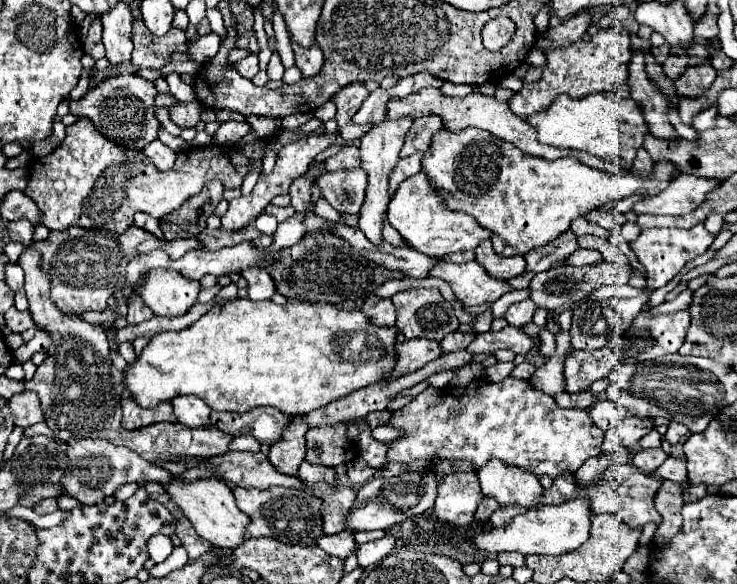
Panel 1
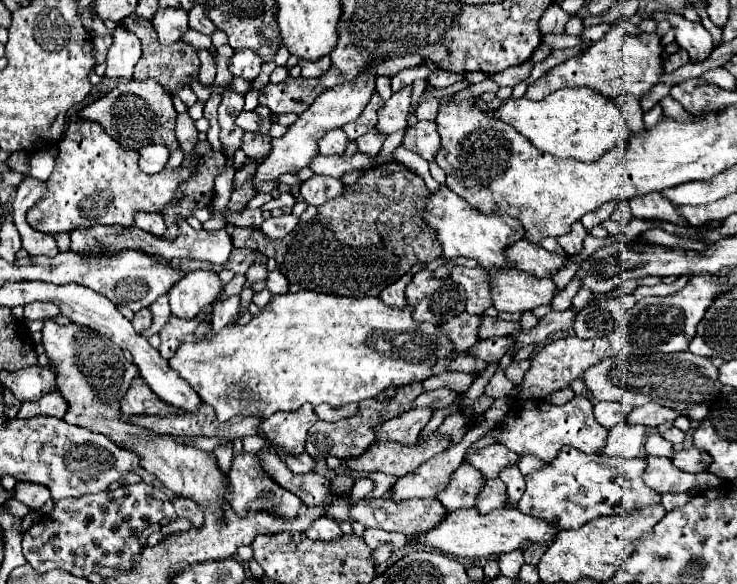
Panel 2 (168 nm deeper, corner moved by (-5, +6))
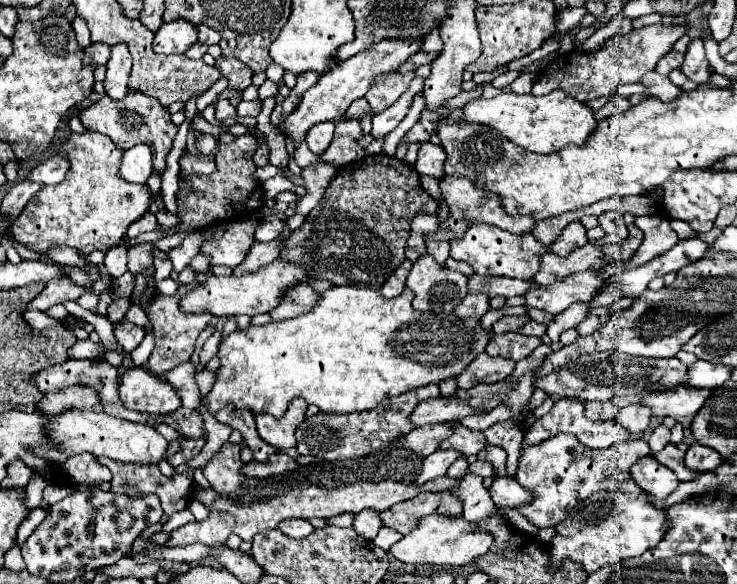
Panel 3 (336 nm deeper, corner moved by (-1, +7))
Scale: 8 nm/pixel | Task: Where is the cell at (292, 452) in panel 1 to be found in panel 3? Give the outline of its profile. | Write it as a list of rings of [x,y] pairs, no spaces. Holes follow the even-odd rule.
[[[295,399],[291,401],[287,415],[283,415],[281,419],[271,417],[267,413],[255,417],[261,439],[277,449],[295,447],[295,429],[305,421],[305,411],[307,411],[307,403],[303,399]]]

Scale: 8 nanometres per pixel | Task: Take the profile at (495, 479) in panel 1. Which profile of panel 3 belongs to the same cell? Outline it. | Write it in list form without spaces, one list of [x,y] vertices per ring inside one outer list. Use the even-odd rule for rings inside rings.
[[[459,425],[459,429],[455,429],[455,433],[447,441],[443,441],[443,445],[441,445],[441,449],[461,451],[463,457],[477,455],[483,447],[487,447],[487,439],[483,437],[483,433],[465,429],[463,425]]]

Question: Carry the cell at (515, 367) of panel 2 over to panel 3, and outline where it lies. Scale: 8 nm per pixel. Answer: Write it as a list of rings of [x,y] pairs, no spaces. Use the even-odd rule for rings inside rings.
[[[481,353],[457,377],[457,385],[463,389],[471,389],[479,383],[497,383],[509,377],[513,369],[515,369],[515,361],[503,357],[489,357],[487,353]]]

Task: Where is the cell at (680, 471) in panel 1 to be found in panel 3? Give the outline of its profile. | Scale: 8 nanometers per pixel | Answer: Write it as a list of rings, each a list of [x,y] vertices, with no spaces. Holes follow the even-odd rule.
[[[693,443],[685,453],[685,465],[695,473],[705,473],[705,471],[717,469],[721,465],[721,457],[719,453],[715,453],[715,449]]]

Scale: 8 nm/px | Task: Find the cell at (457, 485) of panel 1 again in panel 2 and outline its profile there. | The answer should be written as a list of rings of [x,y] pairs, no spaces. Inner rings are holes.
[[[499,478],[487,480],[483,492],[477,498],[477,508],[481,514],[487,514],[495,508],[503,508],[507,504],[507,488]]]

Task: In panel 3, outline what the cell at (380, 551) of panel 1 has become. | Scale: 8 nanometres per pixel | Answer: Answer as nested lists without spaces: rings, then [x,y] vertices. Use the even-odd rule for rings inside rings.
[[[365,509],[365,511],[361,511],[361,513],[355,515],[353,529],[355,529],[361,537],[365,537],[367,541],[373,541],[375,535],[379,533],[379,529],[381,529],[381,519],[379,519],[379,515],[377,515],[375,511]]]

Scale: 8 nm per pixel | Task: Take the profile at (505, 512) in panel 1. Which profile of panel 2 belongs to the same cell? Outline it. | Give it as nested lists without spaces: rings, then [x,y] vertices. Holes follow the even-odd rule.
[[[507,466],[507,470],[503,470],[503,474],[499,474],[499,478],[507,484],[509,504],[517,504],[519,498],[523,496],[523,490],[525,490],[525,480],[523,480],[523,474],[519,472],[519,468]]]

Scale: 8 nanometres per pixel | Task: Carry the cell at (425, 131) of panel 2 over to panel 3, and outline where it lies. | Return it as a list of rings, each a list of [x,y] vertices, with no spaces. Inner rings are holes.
[[[431,141],[419,143],[419,157],[415,163],[415,169],[421,175],[431,175],[435,179],[441,179],[443,173],[443,161],[445,161],[445,151],[441,145],[435,145]]]

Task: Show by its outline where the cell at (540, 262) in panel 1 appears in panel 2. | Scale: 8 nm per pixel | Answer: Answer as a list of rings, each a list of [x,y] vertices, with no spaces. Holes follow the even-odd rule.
[[[575,222],[575,224],[571,226],[571,232],[569,232],[569,234],[559,236],[559,238],[557,238],[557,242],[561,244],[561,248],[563,248],[567,254],[571,254],[571,256],[573,256],[573,254],[579,254],[579,252],[581,252],[585,236],[587,236],[585,226],[583,226],[581,222]]]

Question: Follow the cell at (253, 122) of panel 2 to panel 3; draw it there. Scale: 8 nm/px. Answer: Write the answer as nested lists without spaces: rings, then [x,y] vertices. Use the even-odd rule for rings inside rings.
[[[241,101],[237,105],[239,117],[257,117],[261,111],[261,101]]]

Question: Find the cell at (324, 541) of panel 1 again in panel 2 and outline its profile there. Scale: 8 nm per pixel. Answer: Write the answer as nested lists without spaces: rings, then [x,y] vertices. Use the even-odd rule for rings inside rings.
[[[319,518],[315,520],[307,530],[305,530],[305,536],[311,538],[311,540],[333,540],[333,538],[339,538],[343,536],[343,532],[339,530],[337,522],[331,522],[329,518]]]

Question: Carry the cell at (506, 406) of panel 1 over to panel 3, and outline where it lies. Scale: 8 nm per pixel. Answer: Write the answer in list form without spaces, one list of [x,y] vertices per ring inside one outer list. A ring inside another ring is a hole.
[[[567,397],[559,399],[547,415],[539,417],[529,429],[523,431],[523,445],[529,445],[529,447],[539,445],[539,443],[547,441],[549,437],[555,437],[557,433],[573,433],[577,437],[577,441],[581,445],[585,445],[587,449],[603,449],[603,447],[609,447],[609,445],[615,445],[615,443],[629,439],[627,433],[623,433],[623,429],[619,429],[619,421],[611,419],[611,421],[601,421],[601,423],[597,421],[595,423],[583,415],[583,403],[581,401],[567,399]]]

